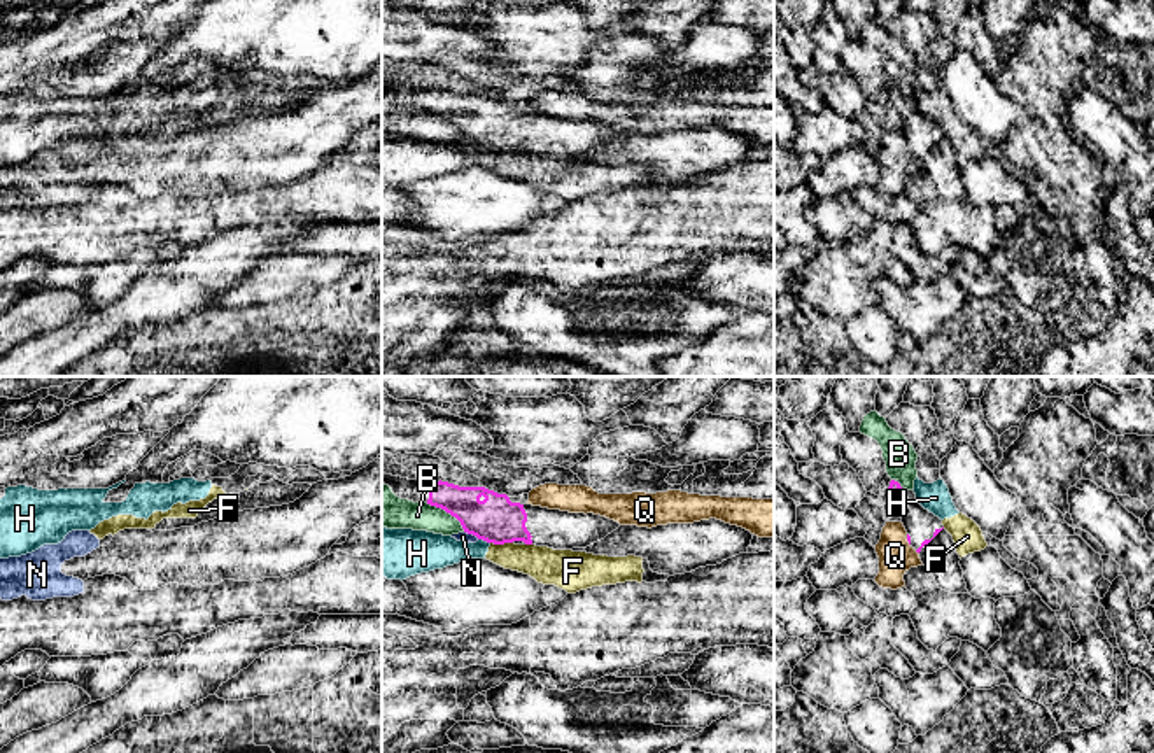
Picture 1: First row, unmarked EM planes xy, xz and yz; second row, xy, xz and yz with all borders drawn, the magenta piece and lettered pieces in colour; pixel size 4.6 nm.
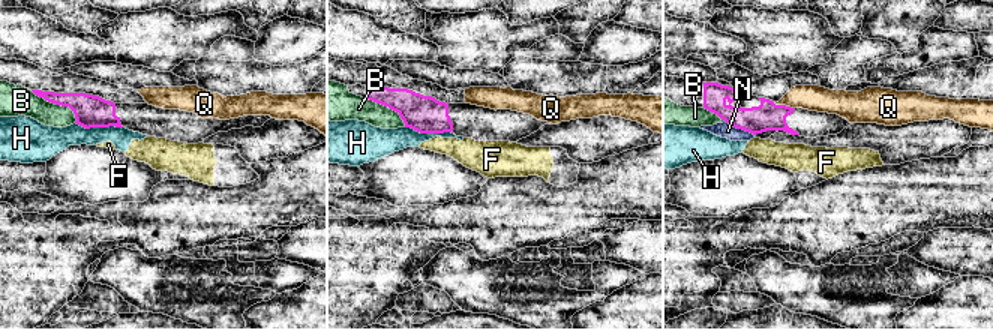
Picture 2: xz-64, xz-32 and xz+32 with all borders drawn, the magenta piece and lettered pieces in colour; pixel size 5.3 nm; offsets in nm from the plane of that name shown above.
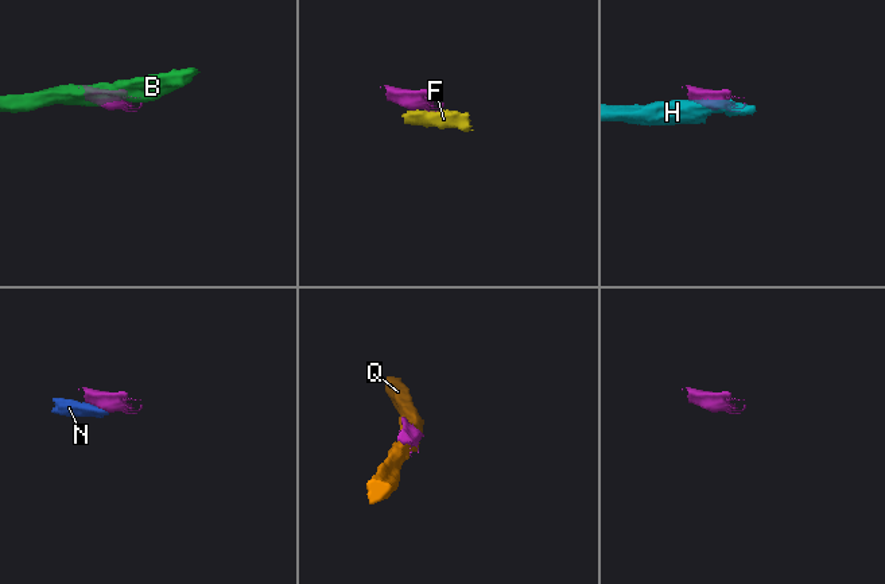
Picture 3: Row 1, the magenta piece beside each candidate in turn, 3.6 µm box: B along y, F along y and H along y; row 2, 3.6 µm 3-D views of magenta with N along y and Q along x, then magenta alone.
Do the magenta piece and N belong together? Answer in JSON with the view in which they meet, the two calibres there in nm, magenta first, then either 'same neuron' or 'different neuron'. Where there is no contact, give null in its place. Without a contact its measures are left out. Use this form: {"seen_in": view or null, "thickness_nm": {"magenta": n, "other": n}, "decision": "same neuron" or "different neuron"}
{"seen_in": "xz", "thickness_nm": {"magenta": 220, "other": 50}, "decision": "different neuron"}

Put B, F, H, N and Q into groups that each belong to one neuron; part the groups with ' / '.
B / F H / N / Q

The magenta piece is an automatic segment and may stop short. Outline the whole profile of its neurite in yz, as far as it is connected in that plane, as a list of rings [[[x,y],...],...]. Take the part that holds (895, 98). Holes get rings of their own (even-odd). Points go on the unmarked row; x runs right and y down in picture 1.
[[[898,88],[890,89],[890,103],[902,116],[902,131],[907,138],[909,152],[919,161],[942,137],[942,128],[925,117],[914,98],[904,96]]]

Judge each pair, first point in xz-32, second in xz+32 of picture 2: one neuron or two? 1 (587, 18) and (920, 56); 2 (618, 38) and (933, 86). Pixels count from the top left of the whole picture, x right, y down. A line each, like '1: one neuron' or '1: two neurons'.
1: two neurons
2: two neurons

